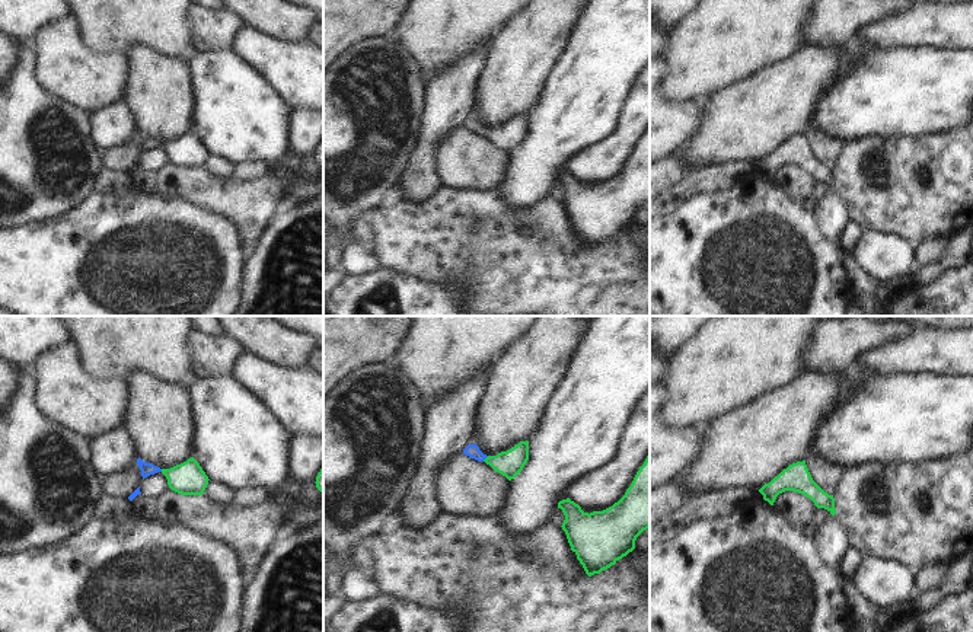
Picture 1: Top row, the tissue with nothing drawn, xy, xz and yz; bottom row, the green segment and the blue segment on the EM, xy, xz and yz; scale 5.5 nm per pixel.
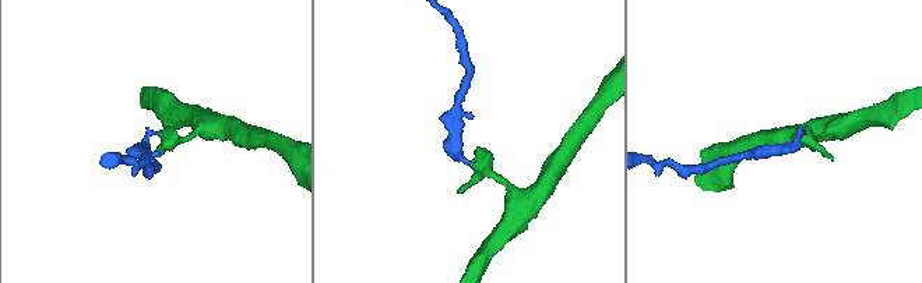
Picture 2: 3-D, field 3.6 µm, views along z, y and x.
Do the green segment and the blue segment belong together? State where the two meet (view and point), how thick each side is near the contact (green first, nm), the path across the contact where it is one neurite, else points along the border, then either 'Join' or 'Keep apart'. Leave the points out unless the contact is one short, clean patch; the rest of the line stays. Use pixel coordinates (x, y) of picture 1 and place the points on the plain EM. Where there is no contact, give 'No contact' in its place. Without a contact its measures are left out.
Touches green at xz (487, 131). Thickness 150 nm (green) against 80 nm. Path across: xz (509, 137), (498, 137), (487, 131), (472, 124). Join.

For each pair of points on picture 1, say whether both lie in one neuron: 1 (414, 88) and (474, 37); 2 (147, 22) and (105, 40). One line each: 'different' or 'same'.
1: different
2: same

